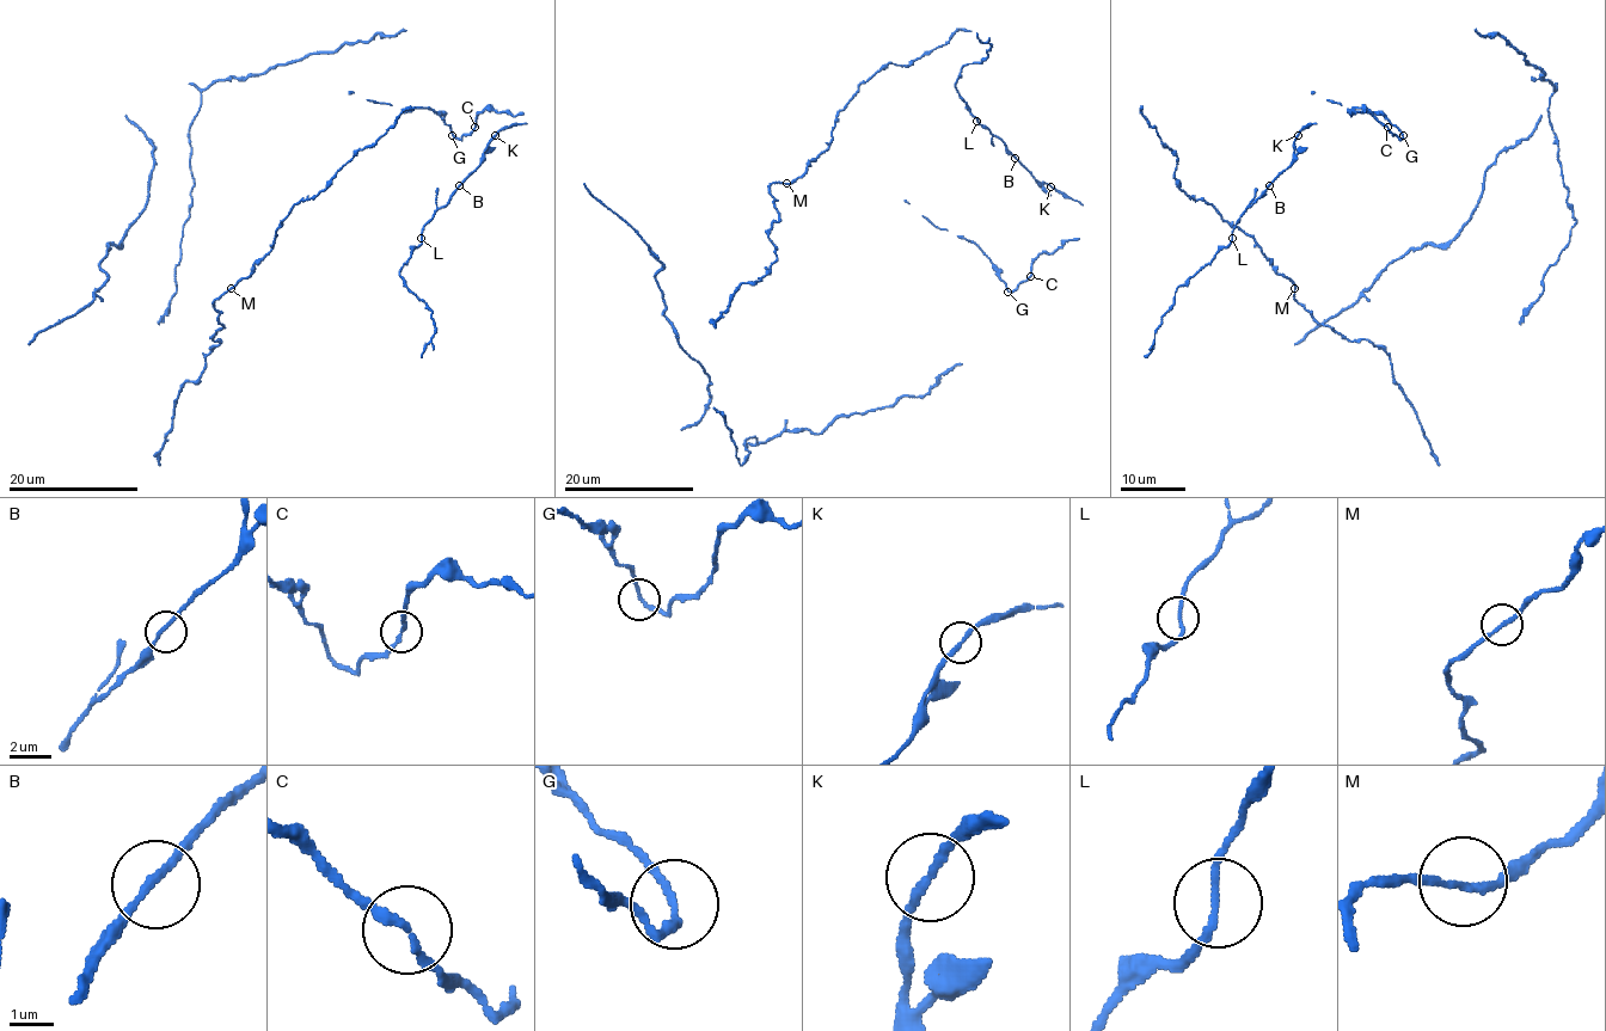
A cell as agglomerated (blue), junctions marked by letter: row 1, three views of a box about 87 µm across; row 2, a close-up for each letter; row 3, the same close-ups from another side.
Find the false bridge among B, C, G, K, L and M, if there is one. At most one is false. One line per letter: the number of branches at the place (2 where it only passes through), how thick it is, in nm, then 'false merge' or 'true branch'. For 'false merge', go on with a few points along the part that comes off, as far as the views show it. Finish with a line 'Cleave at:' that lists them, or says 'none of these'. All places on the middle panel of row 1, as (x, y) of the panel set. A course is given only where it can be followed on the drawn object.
B: branches 2; calibre 160 nm; true branch
C: branches 2; calibre 170 nm; true branch
G: branches 2; calibre 160 nm; true branch
K: branches 2; calibre 170 nm; true branch
L: branches 2; calibre 150 nm; true branch
M: branches 2; calibre 160 nm; true branch
Cleave at: none of these

